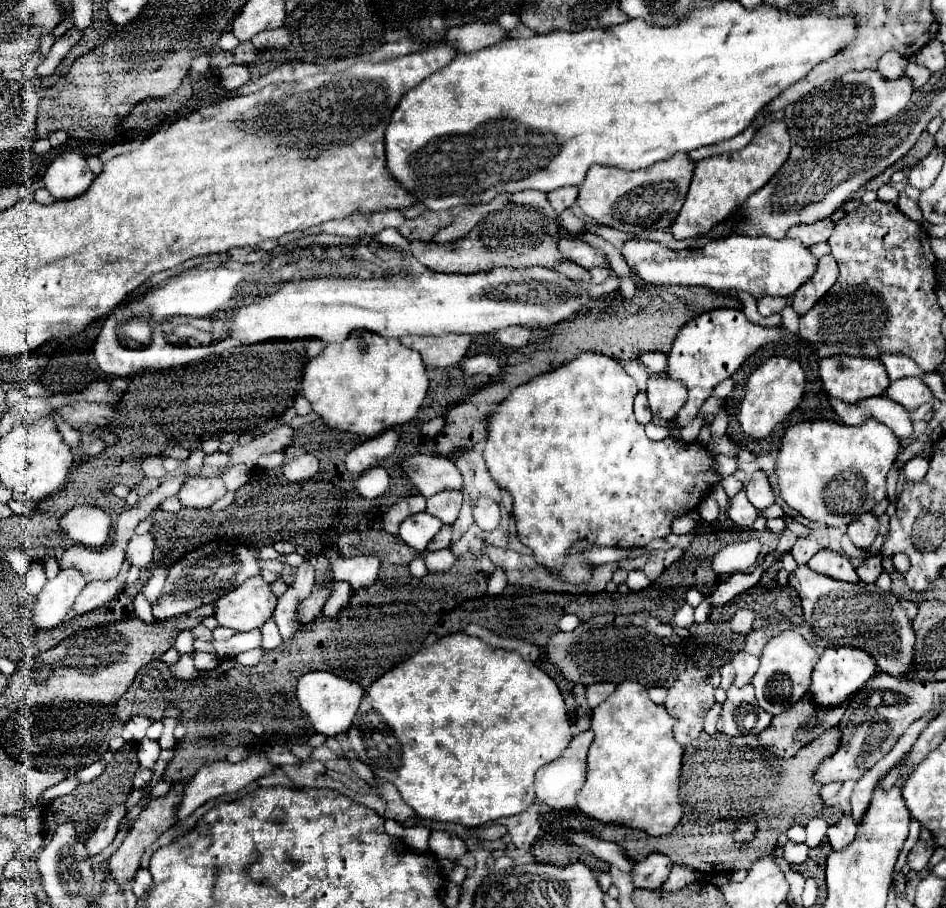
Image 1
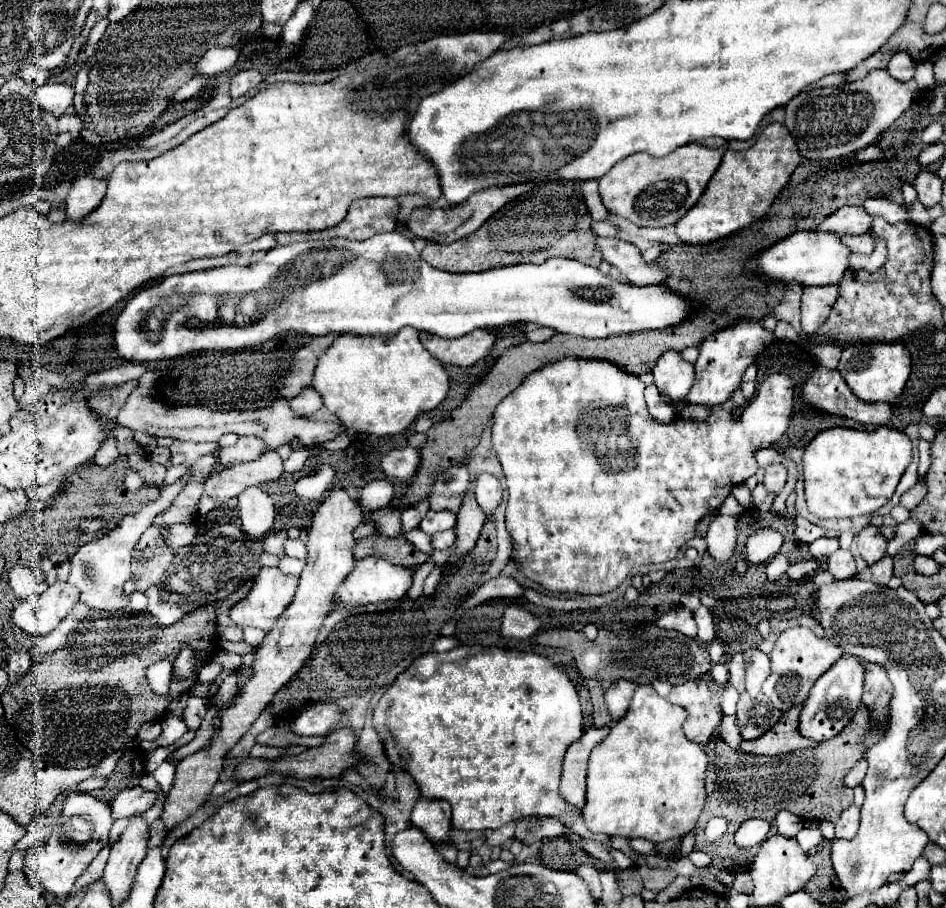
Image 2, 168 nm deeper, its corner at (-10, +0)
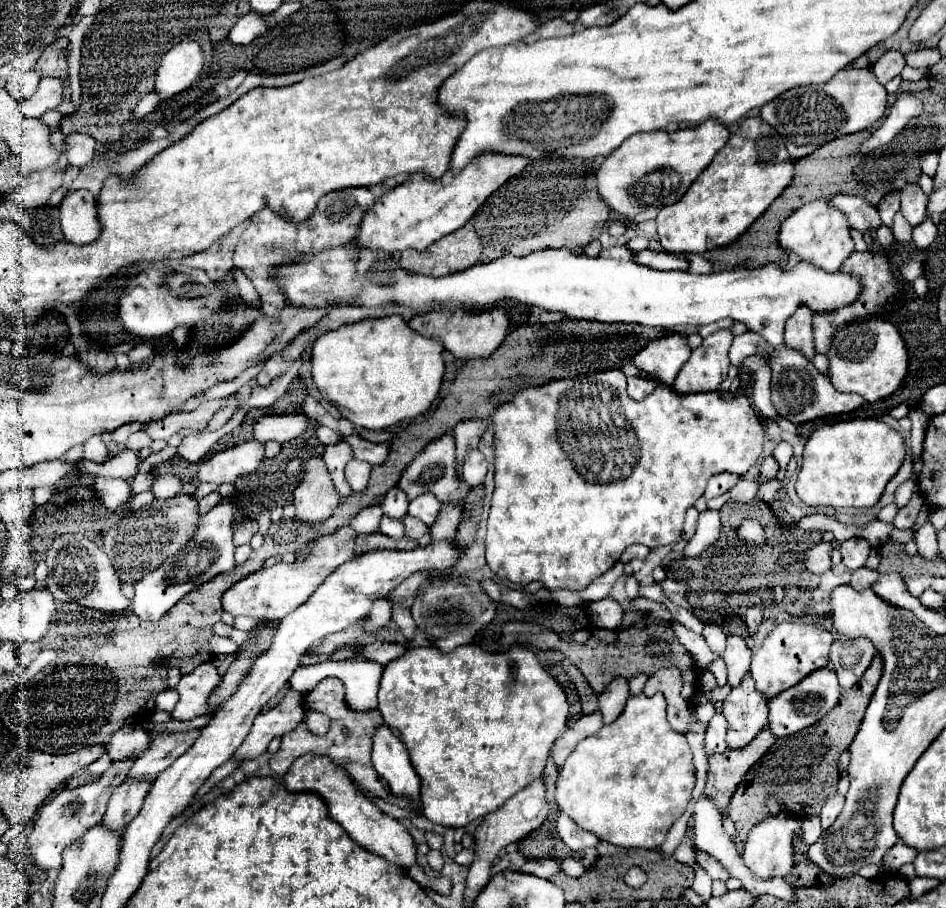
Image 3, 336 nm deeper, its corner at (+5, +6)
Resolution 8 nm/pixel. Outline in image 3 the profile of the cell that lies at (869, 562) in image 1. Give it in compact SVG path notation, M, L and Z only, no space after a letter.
M859 567L859 569L851 571L851 587L857 591L865 591L877 581L877 577L879 577L877 571L873 571L869 567Z

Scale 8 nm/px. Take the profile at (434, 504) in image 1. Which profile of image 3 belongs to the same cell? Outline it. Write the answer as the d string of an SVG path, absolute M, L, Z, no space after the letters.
M443 435L437 441L431 441L421 455L413 459L409 469L401 475L399 487L407 493L409 499L415 499L417 495L423 495L425 491L431 491L437 499L441 501L461 501L467 495L467 485L455 475L455 445L453 445L453 435Z

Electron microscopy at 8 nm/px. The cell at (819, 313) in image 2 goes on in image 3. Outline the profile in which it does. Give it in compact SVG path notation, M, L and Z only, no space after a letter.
M799 305L799 309L785 323L785 345L793 347L797 351L803 351L809 359L815 353L813 333L811 333L811 317L813 317L813 313L809 311L809 307Z

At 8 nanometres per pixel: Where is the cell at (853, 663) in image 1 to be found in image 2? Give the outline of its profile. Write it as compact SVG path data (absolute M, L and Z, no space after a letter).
M842 655L812 687L808 699L802 705L798 729L804 737L814 741L832 739L842 727L848 725L852 715L858 711L862 703L862 685L864 685L864 669L856 657Z

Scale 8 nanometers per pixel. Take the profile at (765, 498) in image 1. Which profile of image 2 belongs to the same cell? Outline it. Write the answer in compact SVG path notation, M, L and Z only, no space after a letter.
M774 463L774 465L766 467L766 473L764 473L764 485L766 485L766 489L768 489L770 493L778 495L778 493L782 491L784 483L786 483L786 469L784 469L782 465Z

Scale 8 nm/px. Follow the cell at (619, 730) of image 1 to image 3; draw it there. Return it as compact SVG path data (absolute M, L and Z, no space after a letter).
M643 693L631 695L623 713L613 723L601 727L593 737L583 739L567 757L557 779L557 803L581 829L619 847L655 849L663 843L669 827L685 813L695 787L693 755L685 735L669 727L665 707L667 701L661 693L653 697L645 697Z

